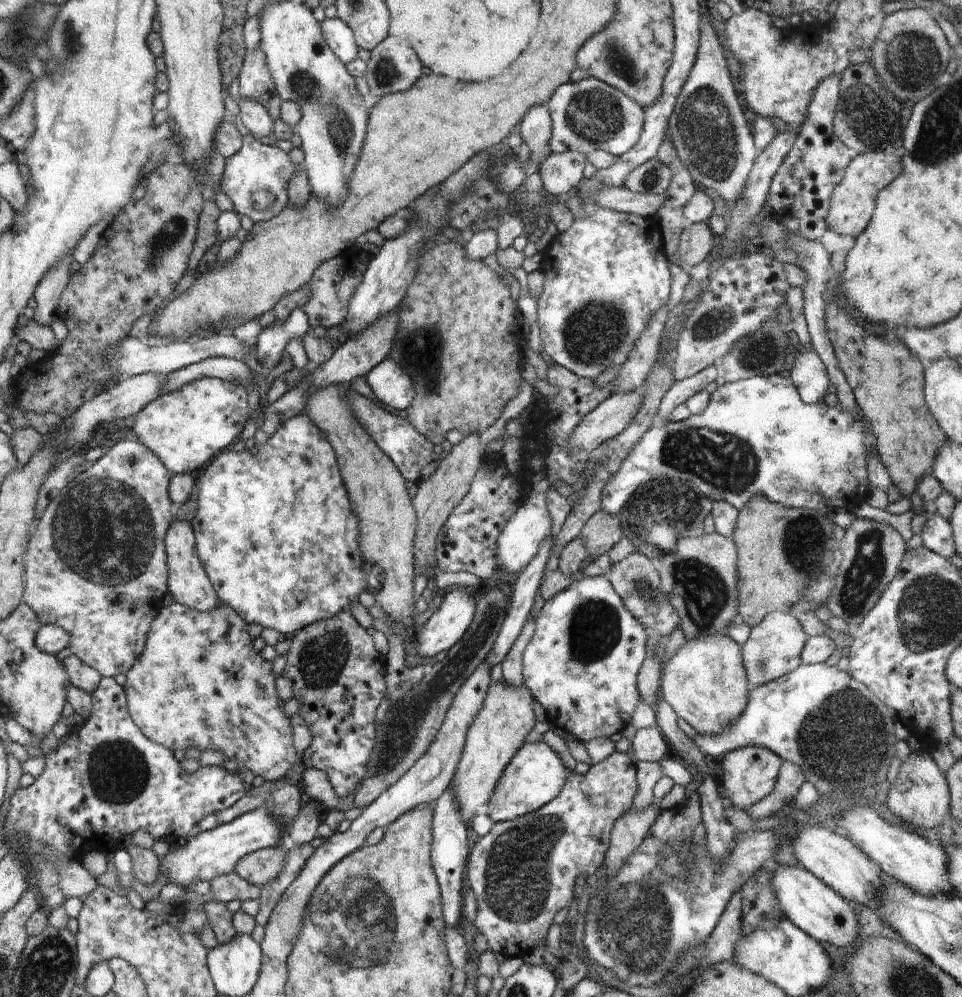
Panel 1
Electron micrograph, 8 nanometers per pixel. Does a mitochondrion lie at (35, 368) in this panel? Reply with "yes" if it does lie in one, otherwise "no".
no

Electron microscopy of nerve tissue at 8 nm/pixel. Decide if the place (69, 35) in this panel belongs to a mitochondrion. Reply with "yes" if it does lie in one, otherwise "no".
yes

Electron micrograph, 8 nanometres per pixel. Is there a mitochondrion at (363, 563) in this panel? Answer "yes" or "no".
no

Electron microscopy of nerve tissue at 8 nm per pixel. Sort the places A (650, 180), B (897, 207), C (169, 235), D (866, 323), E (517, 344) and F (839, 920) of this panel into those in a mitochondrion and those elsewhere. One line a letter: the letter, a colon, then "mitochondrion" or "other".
A: mitochondrion
B: other
C: mitochondrion
D: other
E: other
F: other

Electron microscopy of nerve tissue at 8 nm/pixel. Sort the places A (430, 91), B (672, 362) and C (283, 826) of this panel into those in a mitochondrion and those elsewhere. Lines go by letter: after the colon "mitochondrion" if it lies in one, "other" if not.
A: other
B: other
C: other

